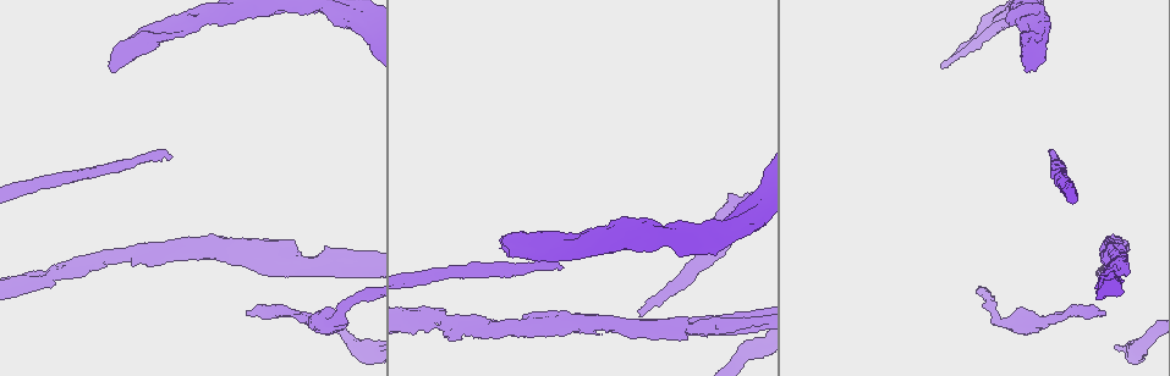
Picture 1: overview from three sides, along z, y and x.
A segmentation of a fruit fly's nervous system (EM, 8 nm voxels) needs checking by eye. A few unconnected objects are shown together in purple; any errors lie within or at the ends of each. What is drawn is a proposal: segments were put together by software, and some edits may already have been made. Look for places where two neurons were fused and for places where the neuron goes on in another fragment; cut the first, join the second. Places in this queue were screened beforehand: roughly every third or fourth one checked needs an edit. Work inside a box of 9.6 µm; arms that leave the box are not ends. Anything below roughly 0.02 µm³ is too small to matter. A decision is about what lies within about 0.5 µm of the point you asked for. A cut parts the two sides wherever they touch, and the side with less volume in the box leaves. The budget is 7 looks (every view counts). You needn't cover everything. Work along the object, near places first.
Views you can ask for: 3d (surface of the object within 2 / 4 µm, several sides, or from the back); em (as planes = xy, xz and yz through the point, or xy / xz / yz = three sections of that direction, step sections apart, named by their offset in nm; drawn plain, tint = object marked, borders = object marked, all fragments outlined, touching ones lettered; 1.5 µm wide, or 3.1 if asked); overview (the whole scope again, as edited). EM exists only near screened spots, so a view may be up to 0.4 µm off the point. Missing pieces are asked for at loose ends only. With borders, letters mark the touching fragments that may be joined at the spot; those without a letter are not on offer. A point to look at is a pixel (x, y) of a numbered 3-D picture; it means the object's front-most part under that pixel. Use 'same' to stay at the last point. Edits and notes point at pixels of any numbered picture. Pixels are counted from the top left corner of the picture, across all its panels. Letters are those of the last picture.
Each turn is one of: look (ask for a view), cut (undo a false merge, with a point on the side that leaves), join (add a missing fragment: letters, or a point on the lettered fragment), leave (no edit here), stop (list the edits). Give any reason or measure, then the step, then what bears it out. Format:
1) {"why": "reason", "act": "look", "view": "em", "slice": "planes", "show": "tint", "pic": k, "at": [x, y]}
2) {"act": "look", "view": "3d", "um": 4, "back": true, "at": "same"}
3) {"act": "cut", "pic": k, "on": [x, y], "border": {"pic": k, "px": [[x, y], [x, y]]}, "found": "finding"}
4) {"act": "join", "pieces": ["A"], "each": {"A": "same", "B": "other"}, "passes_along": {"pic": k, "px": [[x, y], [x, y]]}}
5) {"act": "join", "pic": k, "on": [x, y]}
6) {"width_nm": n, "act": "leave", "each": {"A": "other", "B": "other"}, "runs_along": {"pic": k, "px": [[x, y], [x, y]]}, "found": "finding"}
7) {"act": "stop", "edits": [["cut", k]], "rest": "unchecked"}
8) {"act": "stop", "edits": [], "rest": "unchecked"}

{"why": "thick turns thin", "act": "look", "view": "3d", "um": 4, "pic": 1, "at": [1152, 337]}

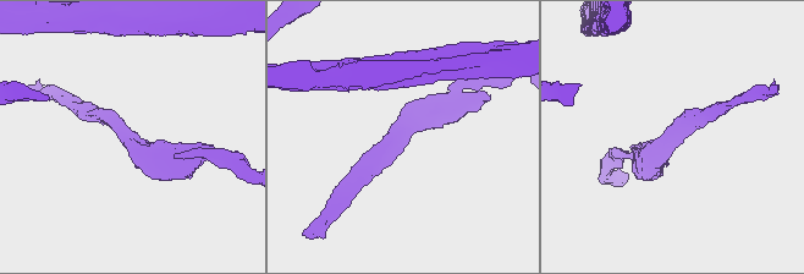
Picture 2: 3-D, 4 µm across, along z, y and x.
{"act": "look", "view": "em", "slice": "xy", "step": 8, "show": "tint", "pic": 2, "at": [403, 136]}

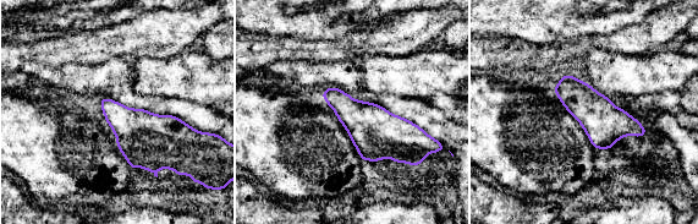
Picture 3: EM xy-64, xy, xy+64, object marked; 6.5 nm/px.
{"act": "look", "view": "em", "slice": "planes", "show": "borders", "at": "same"}

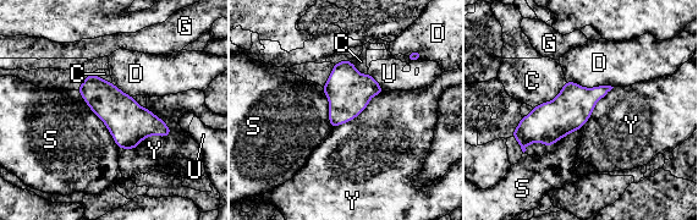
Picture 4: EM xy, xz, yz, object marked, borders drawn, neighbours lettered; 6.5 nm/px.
{"width_nm": 260, "act": "leave", "each": {"C": "other", "D": "other", "G": "other", "S": "other", "U": "other", "Y": "other"}, "border": {"pic": 4, "px": [[172, 131], [119, 149]]}, "found": "one neuron here"}

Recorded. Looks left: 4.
{"why": "free end", "act": "look", "view": "3d", "um": 2, "pic": 1, "at": [502, 241]}

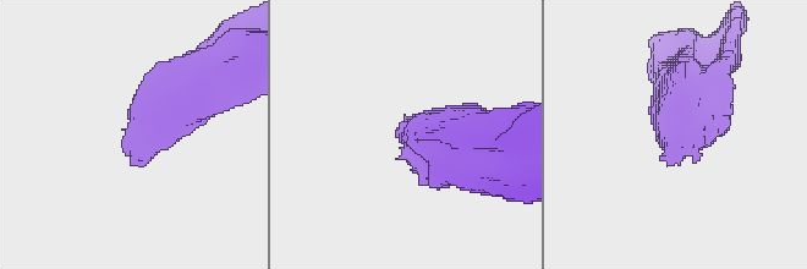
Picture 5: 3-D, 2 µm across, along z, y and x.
{"act": "look", "view": "em", "slice": "xy", "step": 4, "show": "borders", "pic": 5, "at": [402, 136]}

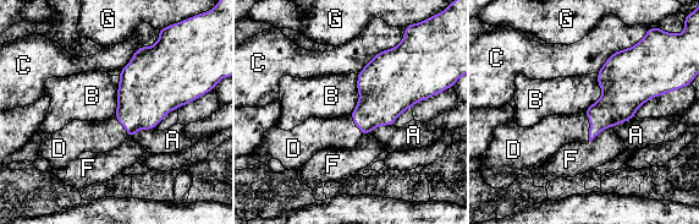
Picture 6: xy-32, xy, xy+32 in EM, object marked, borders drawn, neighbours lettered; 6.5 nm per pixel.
{"why": "cut it another way", "act": "look", "view": "em", "slice": "planes", "show": "borders", "at": "same"}

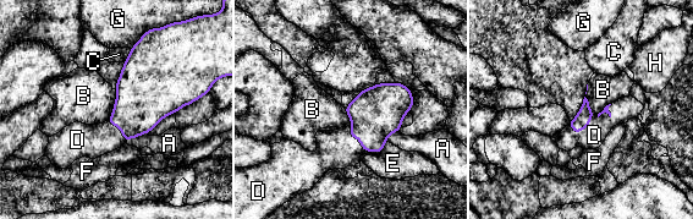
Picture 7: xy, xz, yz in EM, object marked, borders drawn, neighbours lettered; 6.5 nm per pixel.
{"act": "join", "pieces": ["D"], "each": {"A": "other", "B": "other", "C": "other", "D": "same", "E": "other", "F": "other", "G": "other", "H": "other"}, "passes_along": {"pic": 7, "px": [[582, 120], [586, 126], [594, 135]]}, "found": "it goes on there"}

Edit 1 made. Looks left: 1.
{"act": "stop", "edits": [["join", 7]], "rest": "unchecked"}

